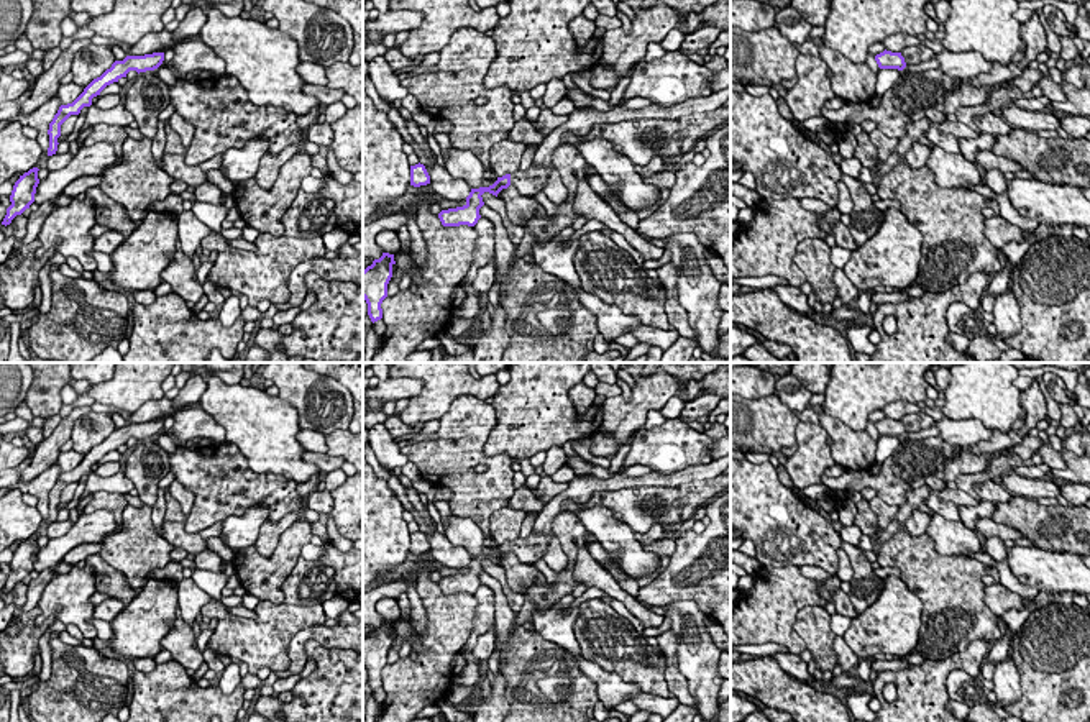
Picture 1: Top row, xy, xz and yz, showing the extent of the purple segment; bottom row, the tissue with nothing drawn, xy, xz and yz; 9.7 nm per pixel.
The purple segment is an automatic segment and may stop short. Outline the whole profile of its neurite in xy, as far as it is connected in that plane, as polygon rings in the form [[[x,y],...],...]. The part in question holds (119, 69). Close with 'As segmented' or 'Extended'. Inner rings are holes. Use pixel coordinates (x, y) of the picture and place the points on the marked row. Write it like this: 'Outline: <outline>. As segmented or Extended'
Outline: [[[153,53],[144,56],[126,56],[123,61],[115,61],[110,69],[107,69],[100,77],[94,79],[84,92],[67,105],[61,105],[53,121],[49,123],[49,148],[48,156],[56,154],[57,138],[61,136],[61,125],[71,117],[79,115],[84,107],[92,105],[92,98],[100,95],[100,92],[118,82],[121,77],[126,77],[130,71],[146,72],[158,69],[164,61],[164,53]]]. As segmented

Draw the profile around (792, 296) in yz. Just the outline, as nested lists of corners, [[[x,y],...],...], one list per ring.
[[[773,286],[772,289],[778,294],[780,300],[791,308],[806,315],[816,313],[816,310],[808,305],[808,295],[804,295],[799,287]]]

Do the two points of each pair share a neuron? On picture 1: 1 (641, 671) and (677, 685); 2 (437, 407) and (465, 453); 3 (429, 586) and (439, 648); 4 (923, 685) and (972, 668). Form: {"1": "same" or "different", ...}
{"1": "different", "2": "different", "3": "same", "4": "same"}

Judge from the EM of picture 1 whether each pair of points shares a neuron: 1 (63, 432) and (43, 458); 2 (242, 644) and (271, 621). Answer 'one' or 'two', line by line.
1: one
2: one

